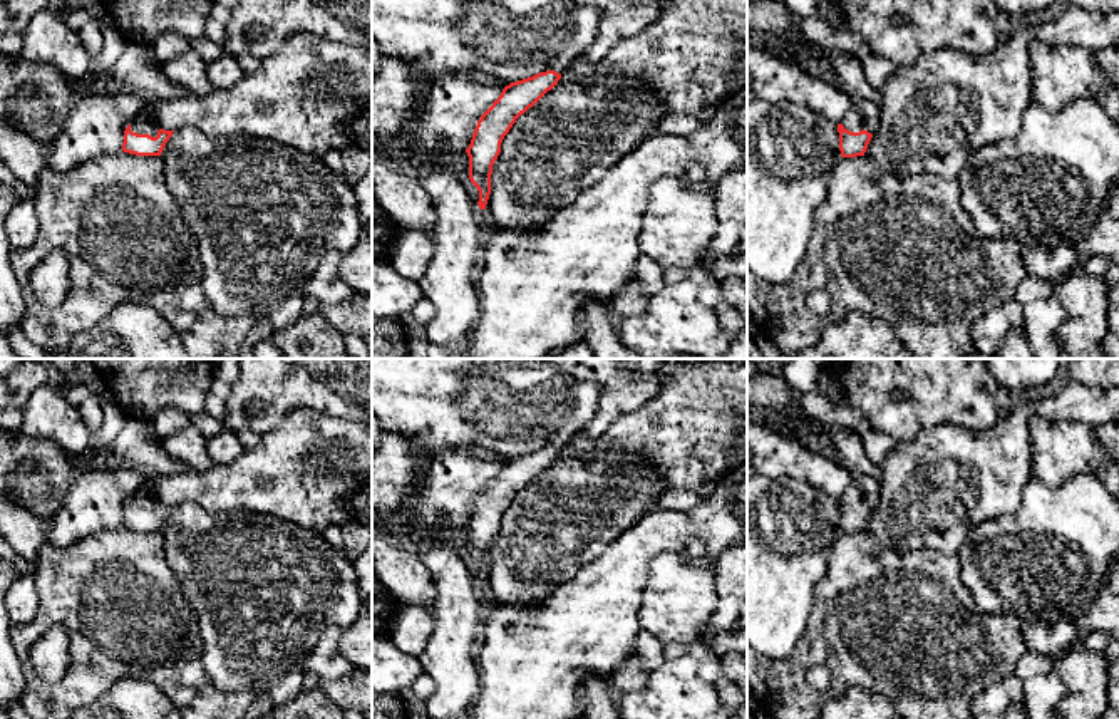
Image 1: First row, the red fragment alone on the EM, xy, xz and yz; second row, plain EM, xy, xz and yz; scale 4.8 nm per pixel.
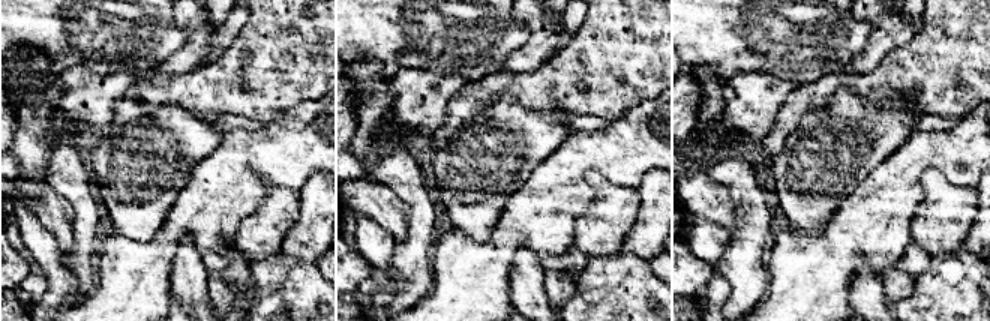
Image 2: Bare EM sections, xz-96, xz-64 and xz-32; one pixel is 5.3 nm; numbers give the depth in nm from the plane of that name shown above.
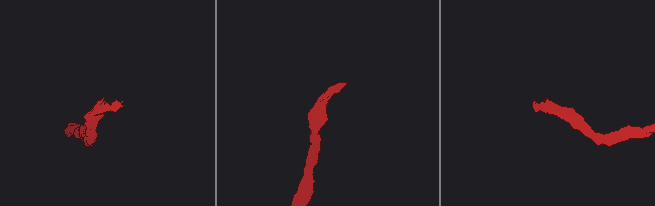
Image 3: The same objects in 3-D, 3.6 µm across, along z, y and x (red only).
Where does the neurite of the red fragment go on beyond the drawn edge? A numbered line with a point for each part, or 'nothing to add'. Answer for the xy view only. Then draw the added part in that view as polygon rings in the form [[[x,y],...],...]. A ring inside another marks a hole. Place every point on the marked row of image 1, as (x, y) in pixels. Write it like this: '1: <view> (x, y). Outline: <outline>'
1: xy (305, 96). Outline: [[[315,34],[290,35],[276,54],[261,60],[258,70],[228,89],[204,97],[154,99],[131,122],[137,134],[157,136],[159,129],[194,127],[206,136],[248,134],[275,139],[315,158],[353,146],[350,124],[372,106],[372,47],[325,40]]]

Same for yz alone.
1: yz (865, 114). Outline: [[[863,99],[848,111],[841,124],[844,126],[844,129],[851,132],[859,132],[864,129],[874,134],[874,131],[879,126],[879,117],[881,114],[879,114],[878,102]]]

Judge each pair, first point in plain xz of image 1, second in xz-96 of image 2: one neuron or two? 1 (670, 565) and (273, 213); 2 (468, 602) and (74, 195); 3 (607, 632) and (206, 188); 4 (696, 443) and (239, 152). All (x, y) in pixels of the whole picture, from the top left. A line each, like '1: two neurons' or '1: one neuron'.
1: one neuron
2: one neuron
3: one neuron
4: two neurons

